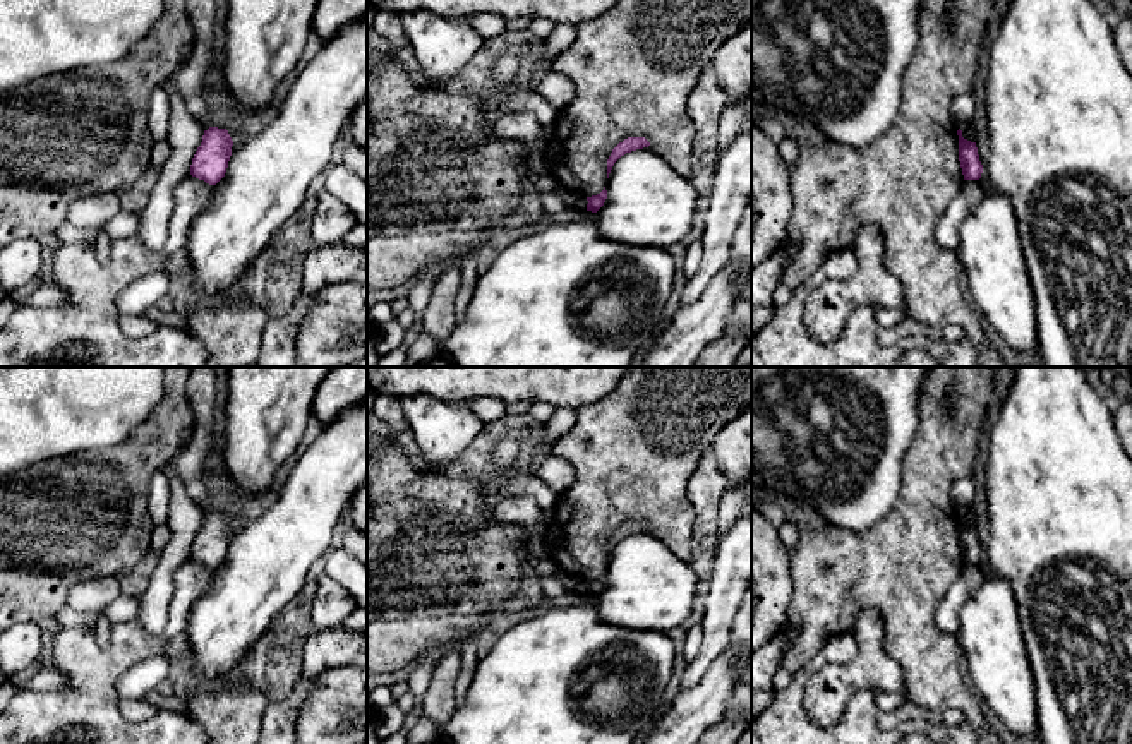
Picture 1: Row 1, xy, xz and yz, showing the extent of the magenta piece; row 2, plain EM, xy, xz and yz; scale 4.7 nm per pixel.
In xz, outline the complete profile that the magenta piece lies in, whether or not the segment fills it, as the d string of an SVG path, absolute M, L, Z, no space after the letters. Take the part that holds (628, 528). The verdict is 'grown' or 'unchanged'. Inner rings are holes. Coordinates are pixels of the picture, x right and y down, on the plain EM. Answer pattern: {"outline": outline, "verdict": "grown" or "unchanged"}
{"outline": "M628 521L623 526L619 526L612 533L612 537L611 537L609 543L607 543L607 562L609 562L609 557L611 557L612 550L614 550L614 547L621 540L624 540L626 537L636 535L636 533L648 531L648 530L650 530L650 526L645 521Z", "verdict": "unchanged"}

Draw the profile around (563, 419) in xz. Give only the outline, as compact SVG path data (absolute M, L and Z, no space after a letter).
M556 408L551 420L544 423L542 437L547 456L551 456L552 446L571 430L576 422L576 410L573 408Z

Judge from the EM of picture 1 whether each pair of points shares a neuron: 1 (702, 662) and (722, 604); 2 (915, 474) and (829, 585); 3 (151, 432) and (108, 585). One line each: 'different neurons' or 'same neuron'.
1: same neuron
2: same neuron
3: different neurons

